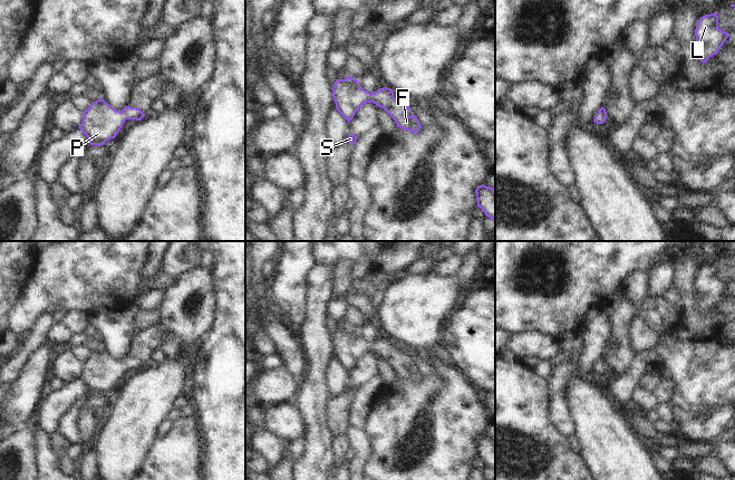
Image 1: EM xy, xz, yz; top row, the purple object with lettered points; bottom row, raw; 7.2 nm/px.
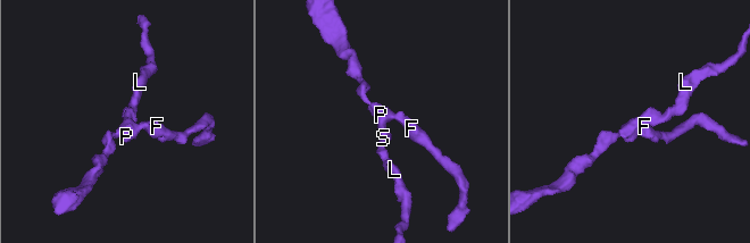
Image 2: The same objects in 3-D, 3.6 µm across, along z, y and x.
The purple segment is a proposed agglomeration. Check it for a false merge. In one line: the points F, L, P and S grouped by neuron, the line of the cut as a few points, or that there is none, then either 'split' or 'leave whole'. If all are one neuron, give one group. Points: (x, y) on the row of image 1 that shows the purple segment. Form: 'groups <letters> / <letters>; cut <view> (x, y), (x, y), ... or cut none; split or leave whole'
groups F L P S; cut none; leave whole

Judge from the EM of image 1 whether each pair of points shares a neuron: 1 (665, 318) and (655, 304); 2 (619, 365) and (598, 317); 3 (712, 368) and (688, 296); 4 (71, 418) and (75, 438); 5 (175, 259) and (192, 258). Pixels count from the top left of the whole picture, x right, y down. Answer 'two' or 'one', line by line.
1: one
2: two
3: one
4: one
5: one

